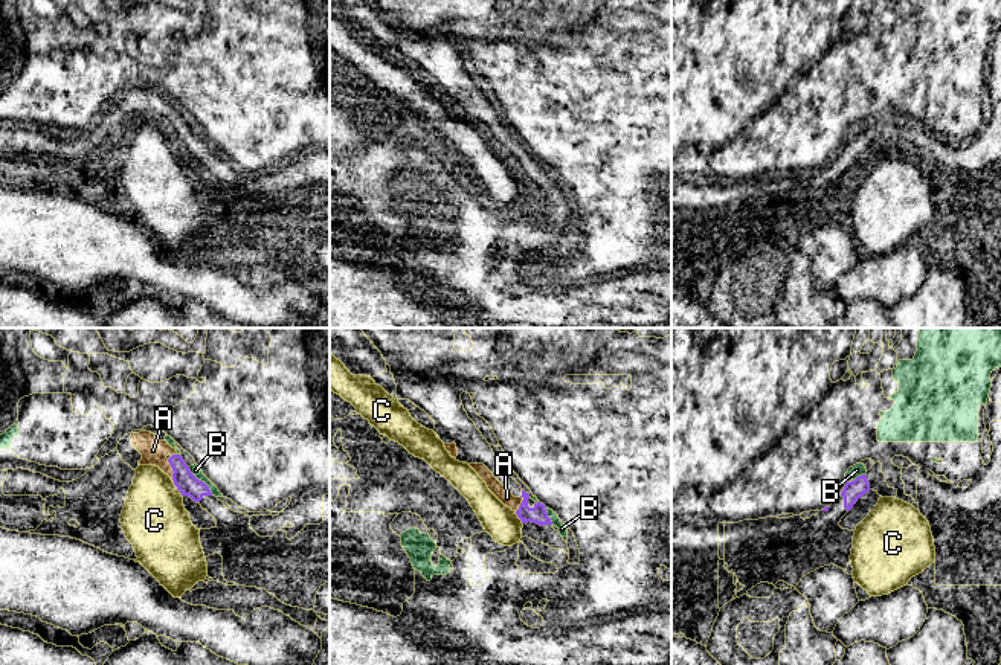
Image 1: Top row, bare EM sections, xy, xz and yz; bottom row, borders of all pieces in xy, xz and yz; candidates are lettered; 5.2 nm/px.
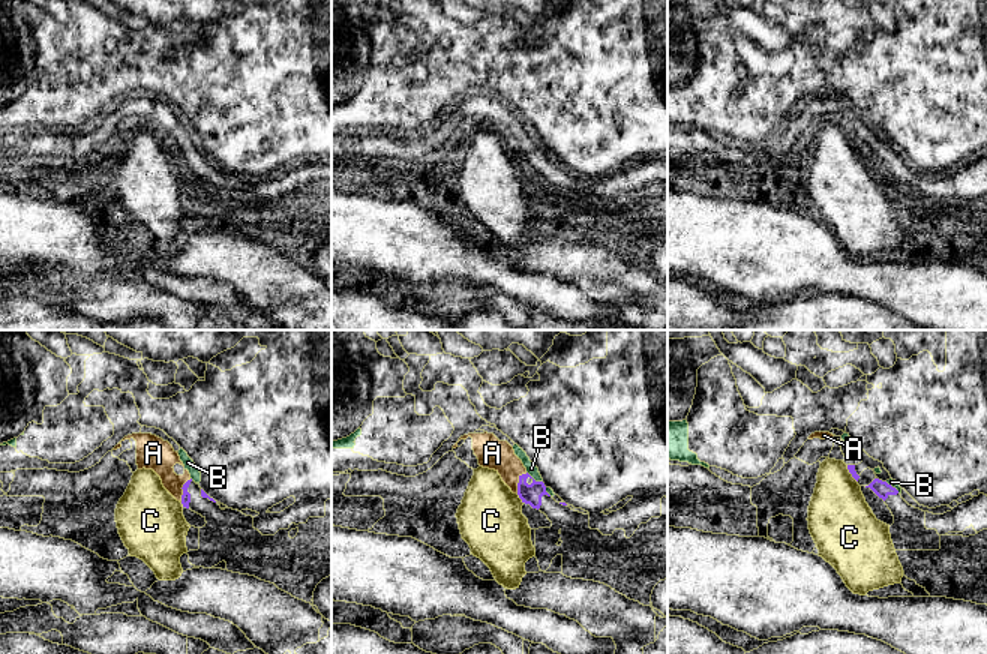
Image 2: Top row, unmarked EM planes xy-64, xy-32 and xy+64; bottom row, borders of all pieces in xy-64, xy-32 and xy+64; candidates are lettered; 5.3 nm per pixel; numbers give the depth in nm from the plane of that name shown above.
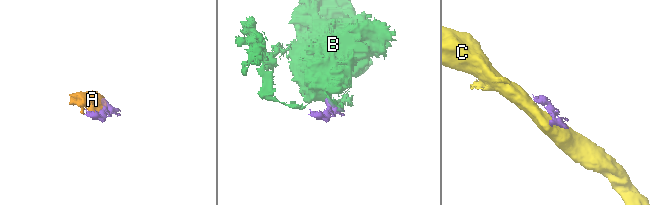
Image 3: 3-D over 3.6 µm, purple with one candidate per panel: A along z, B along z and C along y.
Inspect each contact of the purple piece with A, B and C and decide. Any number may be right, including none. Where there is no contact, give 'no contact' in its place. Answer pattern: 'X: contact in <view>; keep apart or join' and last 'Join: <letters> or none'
A: contact in xy; join
B: contact in xy; keep apart
C: contact in xz; keep apart
Join: A

